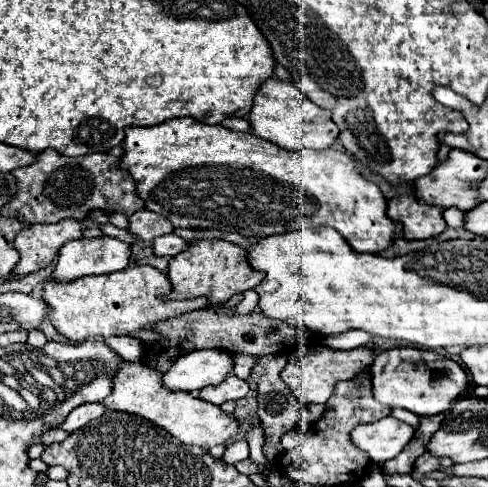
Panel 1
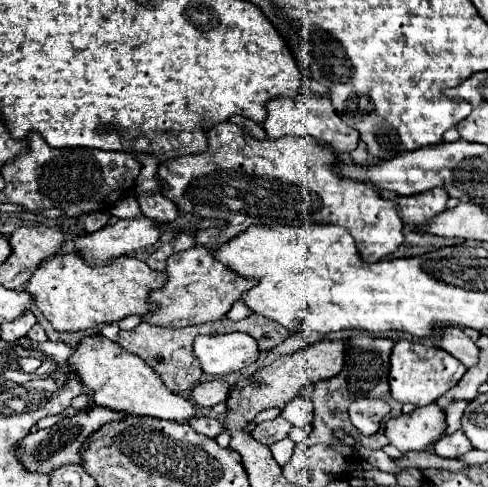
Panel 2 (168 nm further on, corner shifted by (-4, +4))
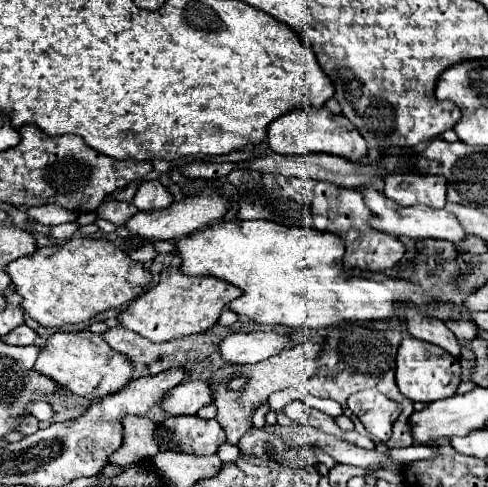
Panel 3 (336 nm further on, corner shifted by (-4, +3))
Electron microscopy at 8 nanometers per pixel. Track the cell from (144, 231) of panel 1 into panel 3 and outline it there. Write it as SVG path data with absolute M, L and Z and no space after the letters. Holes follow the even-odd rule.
M146 181L136 191L132 203L140 211L160 211L160 209L166 209L172 201L174 201L174 197L160 181Z

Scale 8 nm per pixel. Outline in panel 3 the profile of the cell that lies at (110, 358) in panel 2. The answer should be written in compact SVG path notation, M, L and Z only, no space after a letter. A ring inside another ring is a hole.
M56 331L52 337L46 339L46 345L42 345L42 353L34 369L42 375L52 377L62 387L70 389L74 395L94 403L130 385L134 371L130 365L130 357L110 349L110 345L102 339L102 335L90 331L74 331L74 333Z

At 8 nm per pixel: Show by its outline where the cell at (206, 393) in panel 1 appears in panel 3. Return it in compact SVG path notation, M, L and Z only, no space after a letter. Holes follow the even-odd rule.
M184 381L170 389L162 399L162 409L170 415L196 415L202 407L214 403L206 381Z

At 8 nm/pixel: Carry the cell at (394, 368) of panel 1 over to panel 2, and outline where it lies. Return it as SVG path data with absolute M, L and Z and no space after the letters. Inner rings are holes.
M398 340L394 344L392 356L390 356L390 390L392 398L414 406L426 406L436 402L440 396L444 396L450 388L458 384L458 380L464 376L466 366L458 362L454 356L444 352L442 348L428 348L412 340Z

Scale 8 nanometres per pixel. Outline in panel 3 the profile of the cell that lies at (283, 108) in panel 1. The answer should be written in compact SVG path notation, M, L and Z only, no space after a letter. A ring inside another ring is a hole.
M292 109L290 113L278 117L274 123L268 125L266 137L268 149L280 155L308 155L308 153L332 153L346 157L350 161L358 161L366 155L368 147L362 135L356 129L342 129L336 123L336 117L326 109Z

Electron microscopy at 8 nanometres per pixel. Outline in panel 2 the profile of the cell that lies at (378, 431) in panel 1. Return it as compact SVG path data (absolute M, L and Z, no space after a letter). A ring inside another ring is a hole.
M438 404L416 408L410 414L390 418L386 422L386 436L400 452L426 450L438 442L446 432L446 414Z

